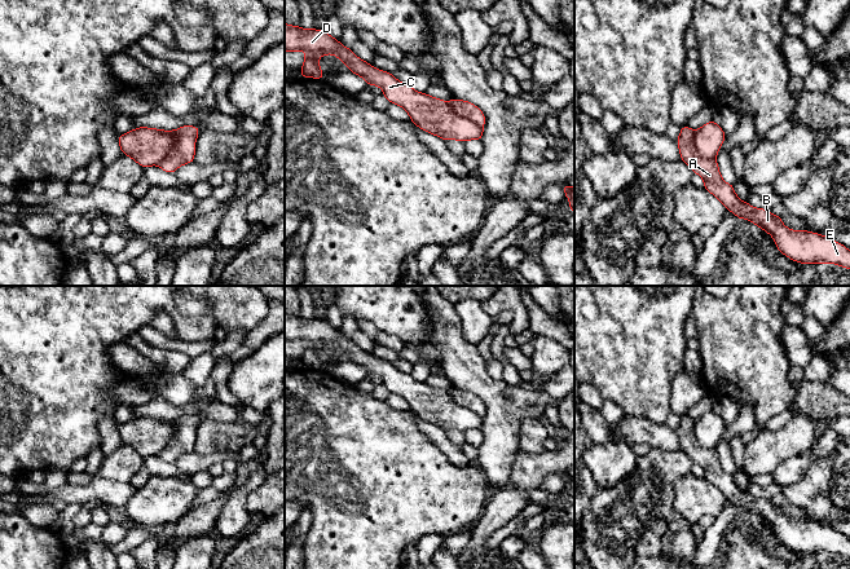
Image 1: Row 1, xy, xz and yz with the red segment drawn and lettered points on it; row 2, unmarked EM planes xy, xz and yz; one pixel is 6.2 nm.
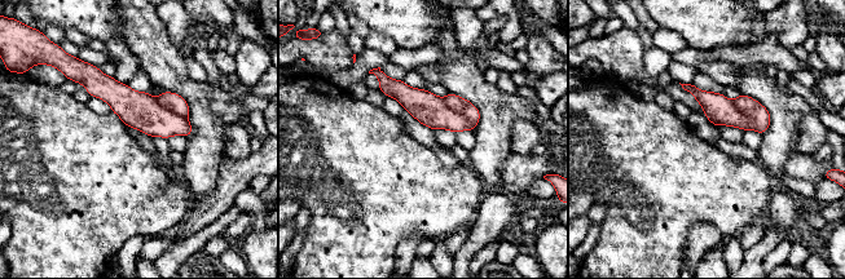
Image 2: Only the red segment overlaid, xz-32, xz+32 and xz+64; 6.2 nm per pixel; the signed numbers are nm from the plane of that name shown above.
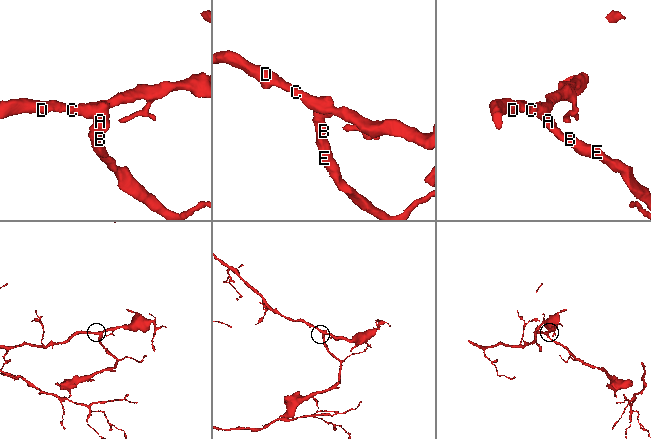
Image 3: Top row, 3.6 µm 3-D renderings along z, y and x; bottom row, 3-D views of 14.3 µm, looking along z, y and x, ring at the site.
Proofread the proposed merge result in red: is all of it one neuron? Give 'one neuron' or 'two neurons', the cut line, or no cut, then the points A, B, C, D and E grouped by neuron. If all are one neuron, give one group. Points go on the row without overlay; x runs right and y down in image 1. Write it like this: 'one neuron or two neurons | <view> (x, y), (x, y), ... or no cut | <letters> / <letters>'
two neurons | yz (694, 420), (695, 440), (701, 446), (714, 449) | A B E / C D

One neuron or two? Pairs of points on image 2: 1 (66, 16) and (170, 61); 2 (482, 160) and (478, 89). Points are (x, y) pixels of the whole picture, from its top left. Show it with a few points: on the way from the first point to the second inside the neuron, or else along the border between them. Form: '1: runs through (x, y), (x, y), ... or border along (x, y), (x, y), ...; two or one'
1: border along (119, 13), (124, 38); two
2: runs through (489, 142), (489, 107); one

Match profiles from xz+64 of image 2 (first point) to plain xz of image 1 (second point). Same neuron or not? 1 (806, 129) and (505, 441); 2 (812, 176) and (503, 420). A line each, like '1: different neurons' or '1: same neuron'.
1: different neurons
2: different neurons

